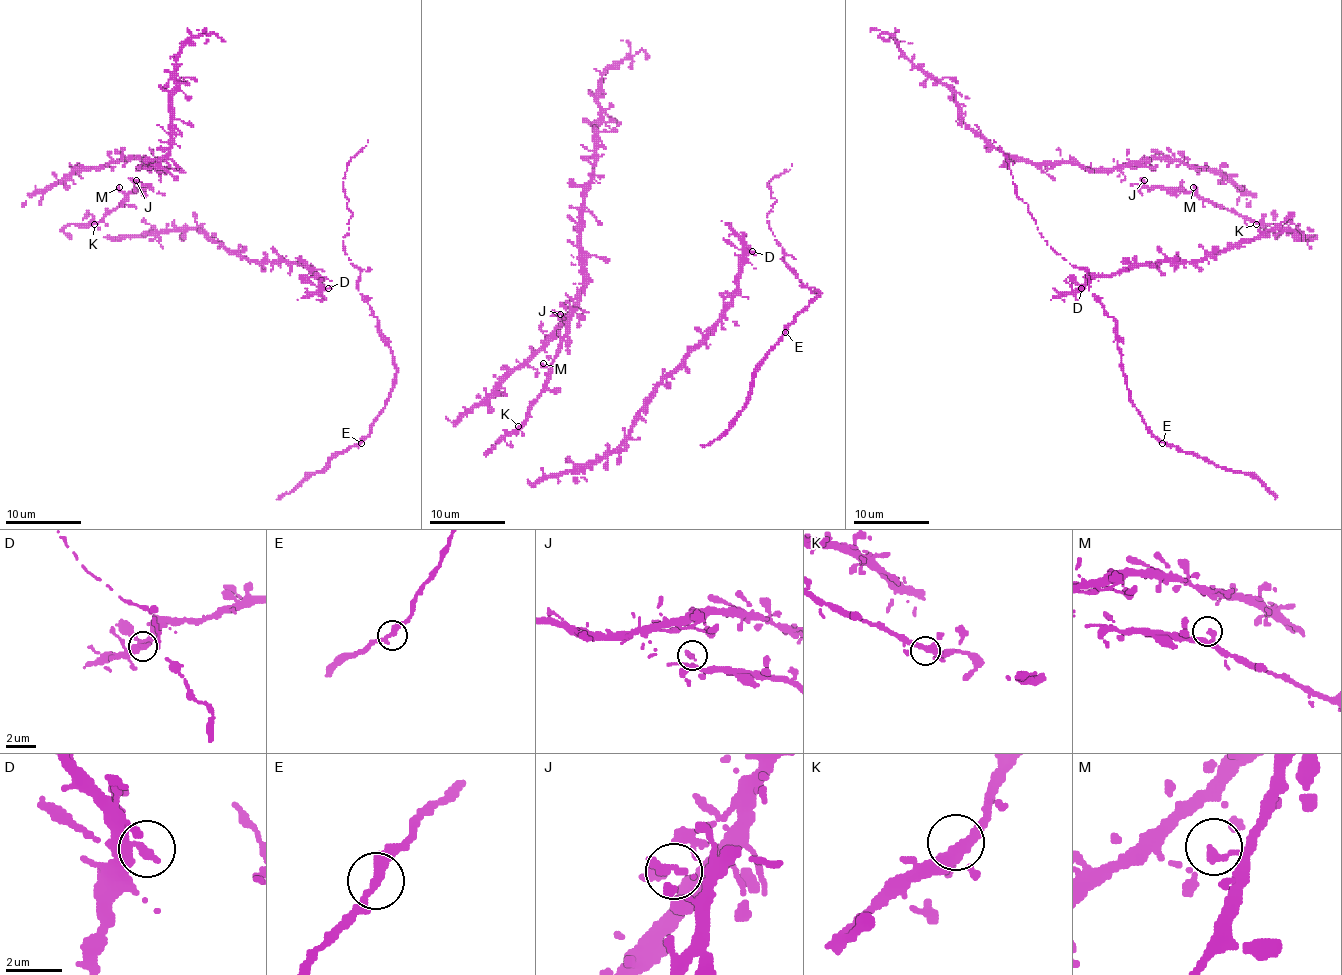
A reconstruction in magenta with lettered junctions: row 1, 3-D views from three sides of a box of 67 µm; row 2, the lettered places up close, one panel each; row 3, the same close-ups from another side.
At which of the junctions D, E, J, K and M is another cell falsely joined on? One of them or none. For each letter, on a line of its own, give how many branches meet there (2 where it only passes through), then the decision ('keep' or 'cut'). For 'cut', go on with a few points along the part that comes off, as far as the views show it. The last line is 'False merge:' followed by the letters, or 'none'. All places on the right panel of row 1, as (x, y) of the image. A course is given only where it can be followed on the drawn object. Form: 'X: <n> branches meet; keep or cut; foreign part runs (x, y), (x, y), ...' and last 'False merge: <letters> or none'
D: 2 branches meet; keep
E: 2 branches meet; keep
J: 1 branches meet; keep
K: 3 branches meet; keep
M: 1 branches meet; keep
False merge: none

